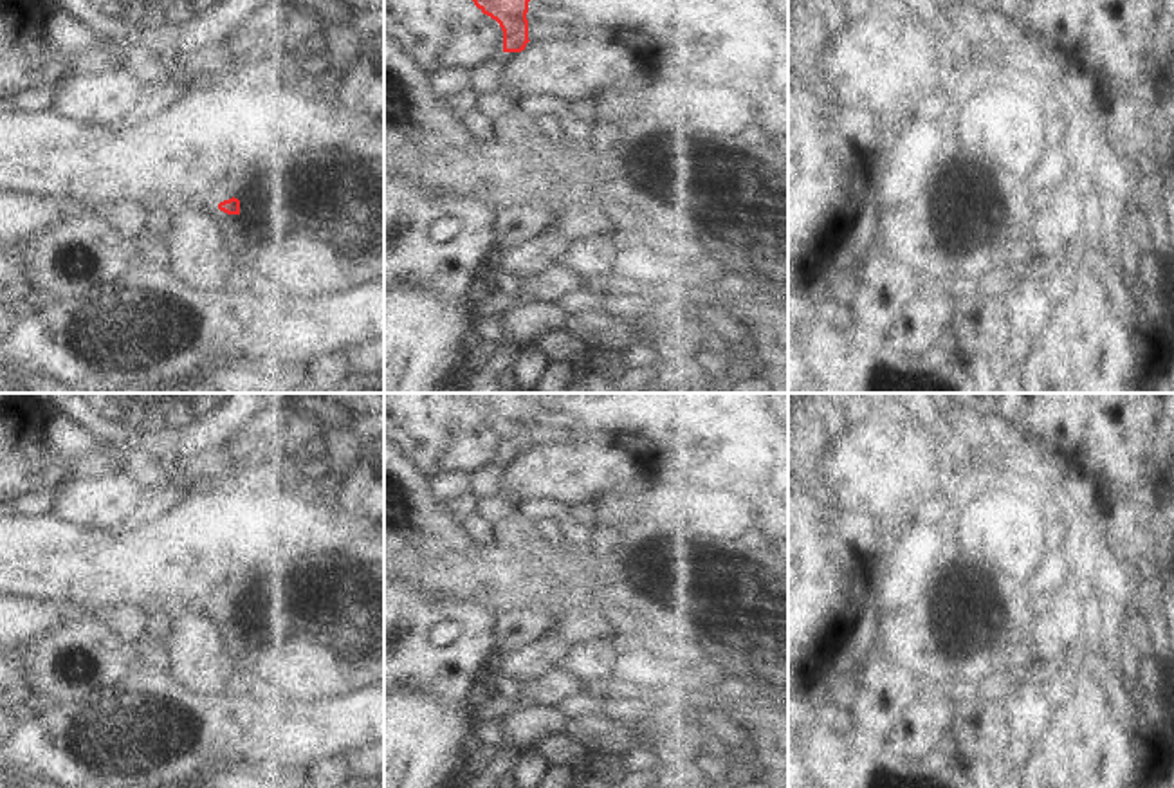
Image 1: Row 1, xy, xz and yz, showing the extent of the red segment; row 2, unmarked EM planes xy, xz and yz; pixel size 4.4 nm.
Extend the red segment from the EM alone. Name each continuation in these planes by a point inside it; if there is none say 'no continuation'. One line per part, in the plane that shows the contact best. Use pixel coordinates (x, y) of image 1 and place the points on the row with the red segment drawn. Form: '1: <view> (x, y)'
1: xy (330, 199)

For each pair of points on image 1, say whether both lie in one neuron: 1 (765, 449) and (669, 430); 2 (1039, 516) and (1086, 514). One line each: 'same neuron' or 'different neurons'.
1: same neuron
2: different neurons

